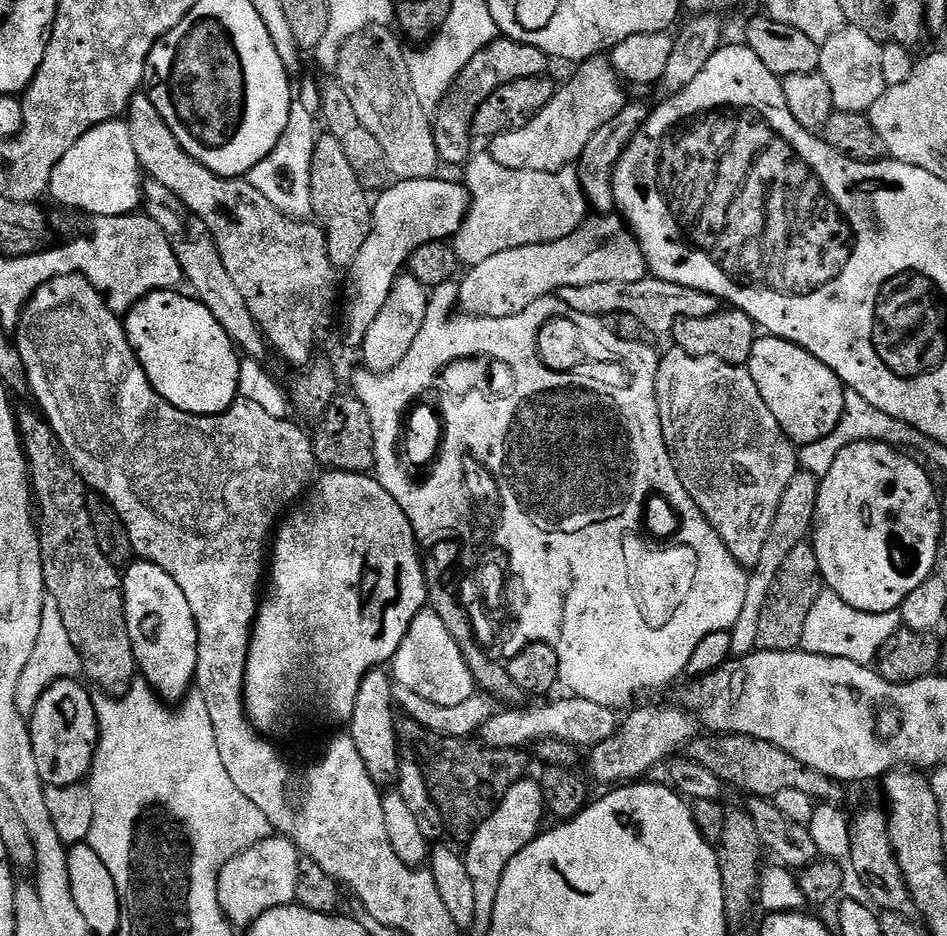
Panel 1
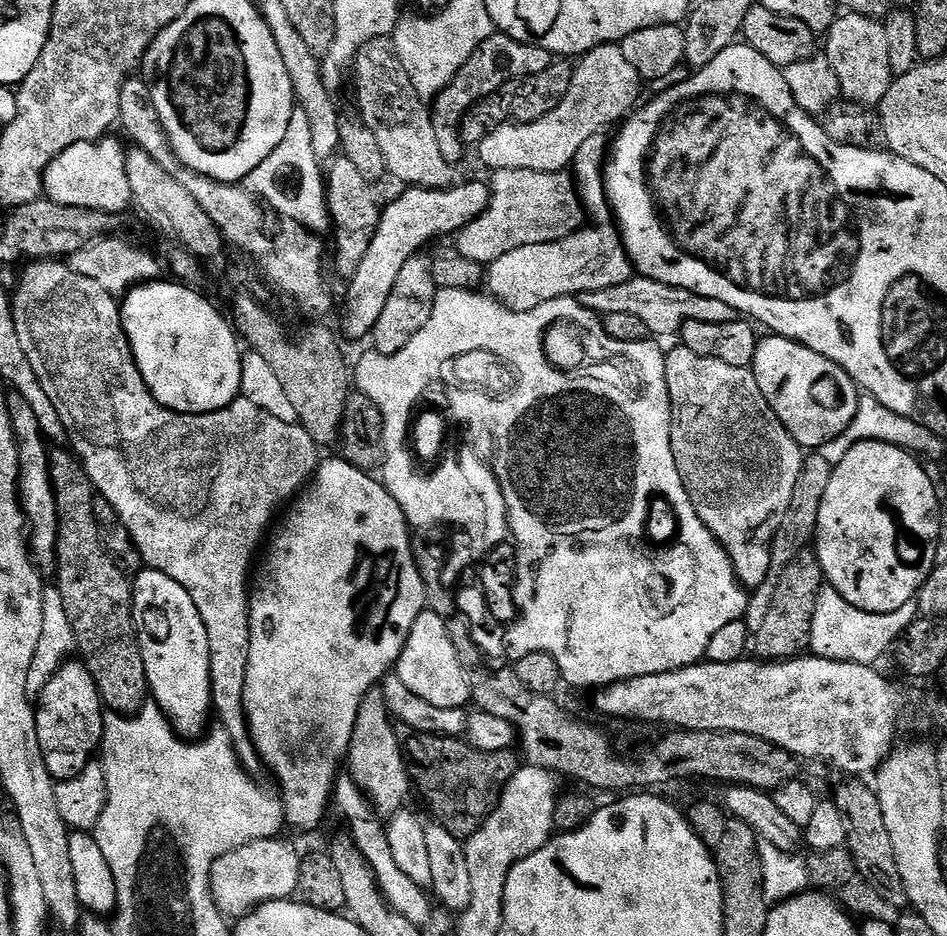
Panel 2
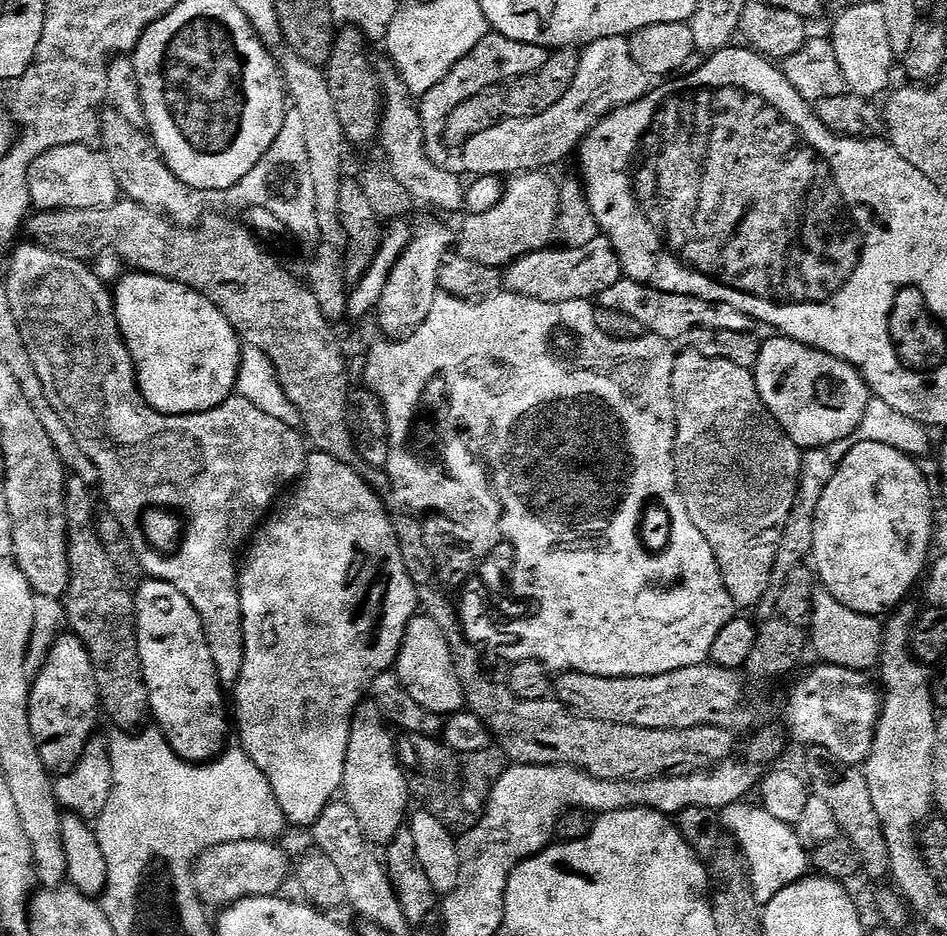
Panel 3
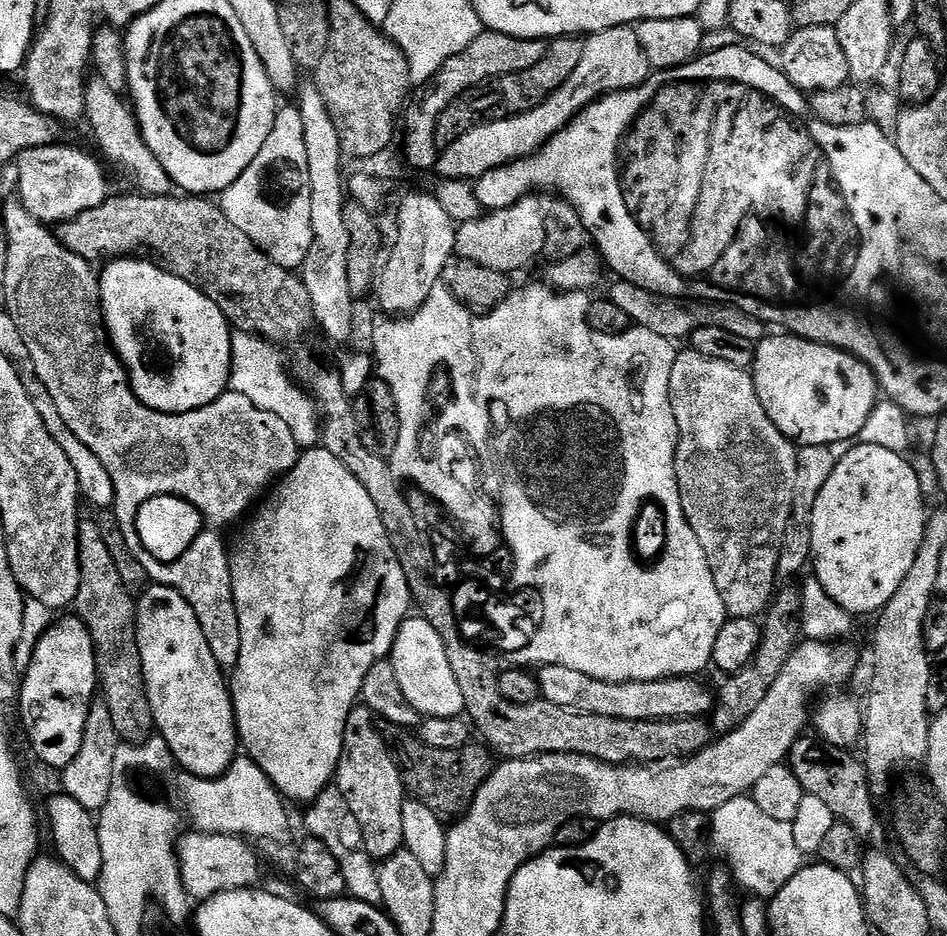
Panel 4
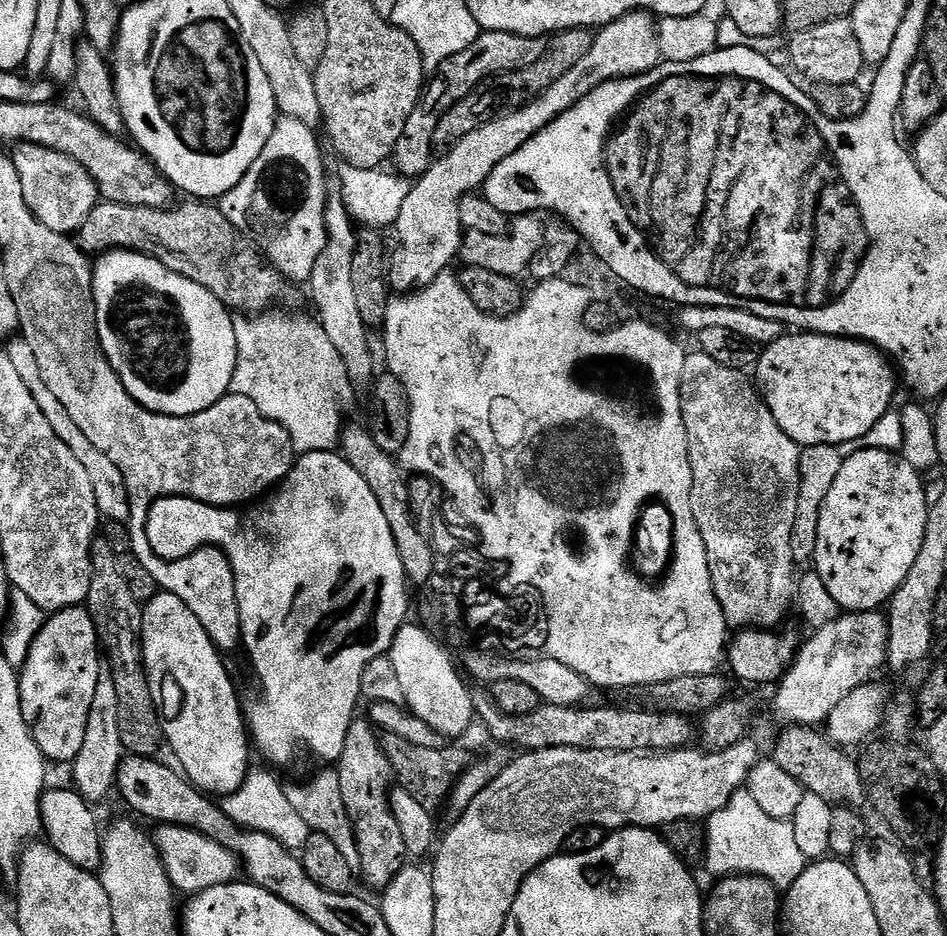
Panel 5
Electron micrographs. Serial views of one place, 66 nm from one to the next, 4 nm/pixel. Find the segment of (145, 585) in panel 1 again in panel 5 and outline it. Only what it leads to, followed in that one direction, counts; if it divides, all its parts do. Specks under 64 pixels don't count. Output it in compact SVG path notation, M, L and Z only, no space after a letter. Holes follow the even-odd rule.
M163 590L157 591L156 597L143 605L139 627L142 629L142 651L144 653L144 666L148 669L150 690L154 694L156 709L160 711L160 722L164 726L164 739L167 747L169 749L172 747L172 752L176 755L177 762L175 761L175 763L178 765L179 771L191 780L201 792L211 794L216 798L229 796L231 792L236 792L244 785L244 780L249 774L248 748L250 752L250 736L246 731L246 716L242 711L242 704L240 708L240 700L236 697L236 688L232 685L231 678L228 677L227 666L220 661L222 659L220 649L214 646L214 642L210 638L210 634L206 634L202 622L198 622L198 618L194 618L194 610L190 610L190 606L186 606L186 602L182 602L182 598Z

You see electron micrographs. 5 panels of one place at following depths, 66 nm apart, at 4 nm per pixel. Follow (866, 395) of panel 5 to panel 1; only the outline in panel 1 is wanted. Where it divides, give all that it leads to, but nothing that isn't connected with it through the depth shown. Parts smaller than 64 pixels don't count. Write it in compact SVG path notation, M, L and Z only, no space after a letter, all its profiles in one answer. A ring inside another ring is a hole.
M764 334L754 342L746 367L754 386L758 386L758 394L762 394L762 402L770 406L770 414L778 418L778 426L782 426L793 445L818 442L839 426L846 389L834 370L818 362L814 354L780 336Z

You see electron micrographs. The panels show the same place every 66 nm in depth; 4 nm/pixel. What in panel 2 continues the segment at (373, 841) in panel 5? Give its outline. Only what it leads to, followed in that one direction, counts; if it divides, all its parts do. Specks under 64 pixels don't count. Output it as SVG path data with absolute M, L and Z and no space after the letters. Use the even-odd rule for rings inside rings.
M378 690L367 692L362 698L362 706L358 706L358 718L354 718L354 734L350 738L346 768L352 781L362 789L372 805L373 812L381 818L390 817L405 807L407 800L404 799L408 791L411 793L414 788L406 763L406 752L395 730L382 694Z

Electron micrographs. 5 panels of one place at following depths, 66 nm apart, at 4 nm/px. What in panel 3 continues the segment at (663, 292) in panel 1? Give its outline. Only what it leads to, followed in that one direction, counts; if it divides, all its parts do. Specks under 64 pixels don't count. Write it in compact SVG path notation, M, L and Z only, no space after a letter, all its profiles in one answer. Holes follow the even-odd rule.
M627 278L614 282L610 290L602 290L598 304L610 310L620 310L630 314L636 321L642 322L645 333L660 336L669 342L683 341L693 328L734 330L735 332L752 332L754 328L752 317L742 314L742 310L734 310L734 306L726 306L686 294L670 294Z

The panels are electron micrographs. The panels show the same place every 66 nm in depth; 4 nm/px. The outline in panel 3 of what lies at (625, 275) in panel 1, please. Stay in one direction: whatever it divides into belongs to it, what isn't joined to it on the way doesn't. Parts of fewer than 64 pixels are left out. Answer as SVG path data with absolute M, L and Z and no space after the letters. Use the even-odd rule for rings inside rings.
M601 234L586 246L565 248L549 246L540 252L531 252L507 265L502 272L502 284L511 295L525 296L538 302L570 302L599 298L602 290L610 290L622 278L618 254L607 236Z

